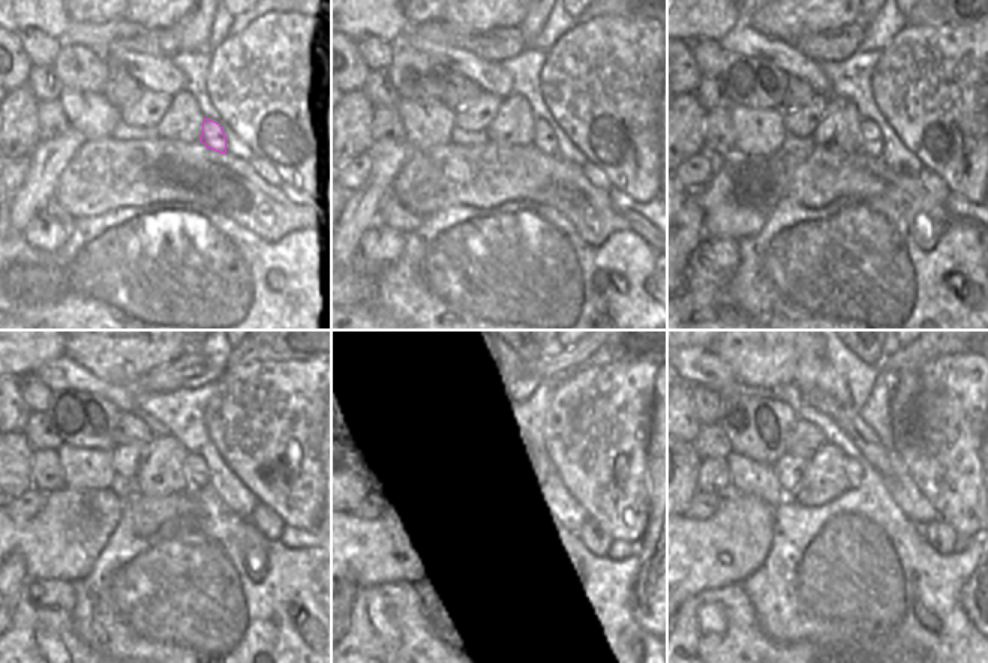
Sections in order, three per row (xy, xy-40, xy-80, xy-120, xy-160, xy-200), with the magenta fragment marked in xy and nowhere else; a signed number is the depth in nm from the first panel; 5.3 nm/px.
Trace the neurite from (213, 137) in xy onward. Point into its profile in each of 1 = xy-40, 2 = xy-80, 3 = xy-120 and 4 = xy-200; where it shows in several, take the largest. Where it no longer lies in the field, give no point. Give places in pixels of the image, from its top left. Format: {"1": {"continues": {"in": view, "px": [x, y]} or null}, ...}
{"1": {"continues": {"in": "xy-40", "px": [543, 137]}}, "2": {"continues": {"in": "xy-80", "px": [871, 138]}}, "3": {"continues": {"in": "xy-120", "px": [195, 468]}}, "4": {"continues": {"in": "xy-200", "px": [855, 471]}}}

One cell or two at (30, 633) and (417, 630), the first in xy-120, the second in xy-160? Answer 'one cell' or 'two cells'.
one cell

